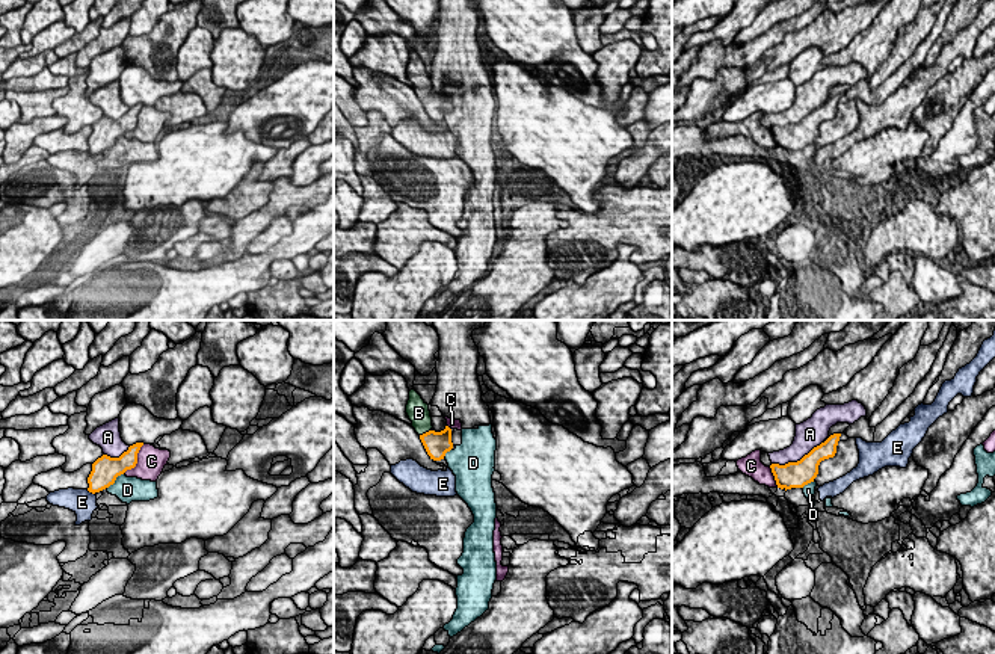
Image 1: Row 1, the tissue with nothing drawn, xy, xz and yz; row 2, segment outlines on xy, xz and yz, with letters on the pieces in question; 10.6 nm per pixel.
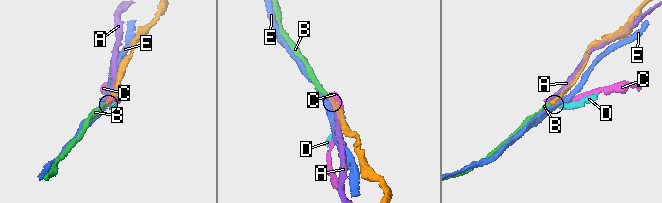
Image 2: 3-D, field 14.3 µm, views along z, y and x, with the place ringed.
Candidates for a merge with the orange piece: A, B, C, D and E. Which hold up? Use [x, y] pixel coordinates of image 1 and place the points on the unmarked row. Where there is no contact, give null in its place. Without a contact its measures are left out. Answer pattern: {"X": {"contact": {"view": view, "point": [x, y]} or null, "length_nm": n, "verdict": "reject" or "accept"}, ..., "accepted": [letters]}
{"A": {"contact": {"view": "yz", "point": [797, 123]}, "length_nm": 600, "verdict": "reject"}, "B": {"contact": {"view": "xz", "point": [426, 94]}, "length_nm": 140, "verdict": "accept"}, "C": {"contact": {"view": "xy", "point": [136, 123]}, "length_nm": 400, "verdict": "reject"}, "D": {"contact": {"view": "xy", "point": [115, 141]}, "length_nm": 240, "verdict": "reject"}, "E": {"contact": {"view": "xy", "point": [91, 153]}, "length_nm": 110, "verdict": "reject"}, "accepted": ["B"]}

